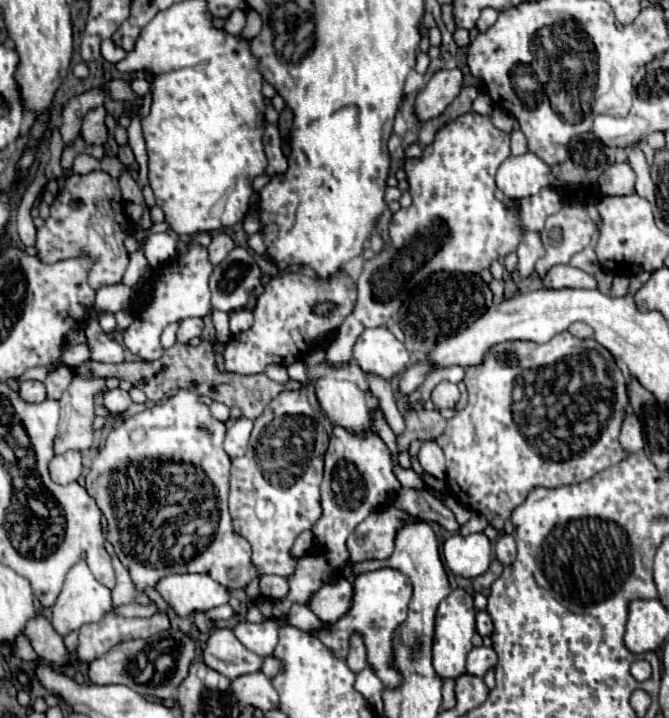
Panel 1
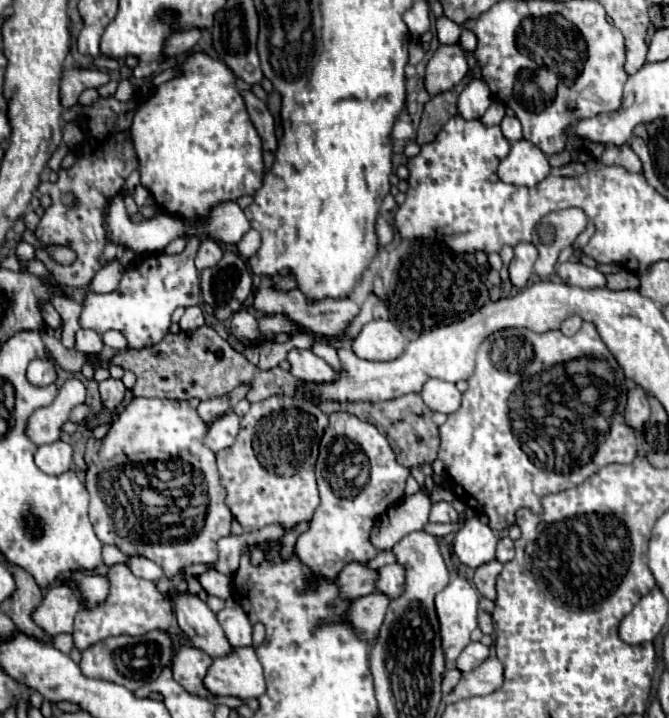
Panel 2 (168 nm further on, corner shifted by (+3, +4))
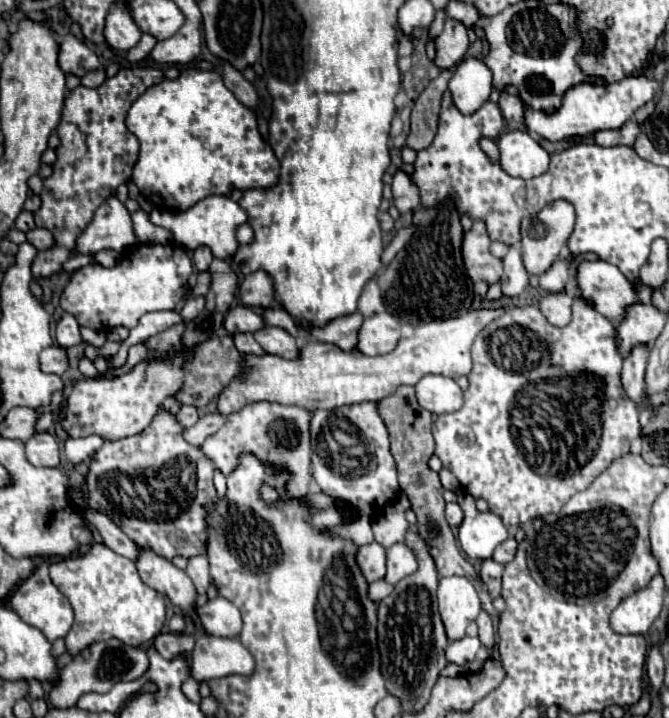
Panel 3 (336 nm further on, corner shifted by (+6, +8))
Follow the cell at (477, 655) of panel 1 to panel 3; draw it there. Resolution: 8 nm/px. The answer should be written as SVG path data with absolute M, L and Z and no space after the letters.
M463 637L459 641L451 641L445 655L447 655L447 661L455 665L465 665L475 659L479 647L481 647L479 637Z

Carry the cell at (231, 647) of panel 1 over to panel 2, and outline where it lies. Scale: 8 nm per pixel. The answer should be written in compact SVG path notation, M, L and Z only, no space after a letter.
M168 593L168 595L174 603L178 625L190 637L194 647L200 647L210 657L220 657L232 651L228 639L224 639L224 631L216 615L198 595L190 593Z

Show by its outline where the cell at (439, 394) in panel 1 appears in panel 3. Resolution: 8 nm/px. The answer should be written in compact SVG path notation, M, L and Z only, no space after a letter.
M425 375L417 385L417 401L431 413L451 413L463 405L461 387L443 375Z

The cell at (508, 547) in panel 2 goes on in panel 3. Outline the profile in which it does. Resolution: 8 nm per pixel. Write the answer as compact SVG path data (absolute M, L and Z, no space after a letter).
M509 537L509 539L505 539L505 543L501 543L501 545L495 549L495 553L493 553L493 559L495 559L497 563L505 565L505 563L513 561L513 557L515 557L515 551L517 551L517 541L515 541L513 537Z

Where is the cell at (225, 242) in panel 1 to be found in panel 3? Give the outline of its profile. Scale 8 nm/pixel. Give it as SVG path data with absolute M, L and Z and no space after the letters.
M197 247L193 251L193 263L195 263L195 267L199 271L207 271L207 267L211 265L211 261L213 261L213 253L211 253L209 247Z

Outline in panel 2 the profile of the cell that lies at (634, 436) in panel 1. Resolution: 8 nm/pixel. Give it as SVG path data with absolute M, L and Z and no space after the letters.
M636 385L628 391L628 405L626 405L624 417L626 417L626 423L634 429L642 429L642 425L650 417L648 391L644 391L640 385Z

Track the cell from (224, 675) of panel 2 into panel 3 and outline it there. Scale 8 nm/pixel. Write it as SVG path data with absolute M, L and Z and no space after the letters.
M197 635L191 657L191 677L197 683L221 679L225 675L251 675L253 669L253 655L249 655L239 639Z

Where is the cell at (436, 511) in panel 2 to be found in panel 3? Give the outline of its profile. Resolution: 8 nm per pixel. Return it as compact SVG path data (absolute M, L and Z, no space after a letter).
M447 503L445 517L447 517L447 523L451 527L457 527L461 523L461 519L463 519L463 511L461 511L461 507L457 503Z

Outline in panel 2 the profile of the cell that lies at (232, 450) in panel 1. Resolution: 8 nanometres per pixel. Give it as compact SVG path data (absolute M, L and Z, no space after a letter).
M228 411L222 417L218 417L212 425L208 425L204 445L212 451L220 451L224 447L230 447L236 439L238 429L240 429L240 417L234 411Z

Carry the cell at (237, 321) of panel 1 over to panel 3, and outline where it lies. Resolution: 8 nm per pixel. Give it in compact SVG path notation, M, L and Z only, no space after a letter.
M237 305L237 307L227 311L223 325L231 335L237 335L237 333L261 331L265 327L265 321L263 321L259 311L245 307L245 305Z

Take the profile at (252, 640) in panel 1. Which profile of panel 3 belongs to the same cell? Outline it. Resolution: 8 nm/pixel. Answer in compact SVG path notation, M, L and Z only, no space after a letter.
M215 597L207 605L199 607L199 617L201 617L205 631L217 637L237 639L243 627L239 609L223 597Z

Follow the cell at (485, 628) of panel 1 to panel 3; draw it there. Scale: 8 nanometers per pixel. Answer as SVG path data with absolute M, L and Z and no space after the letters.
M485 611L479 613L477 625L479 625L479 639L481 639L481 643L493 649L493 647L495 647L495 629L493 629L491 617L489 617Z

